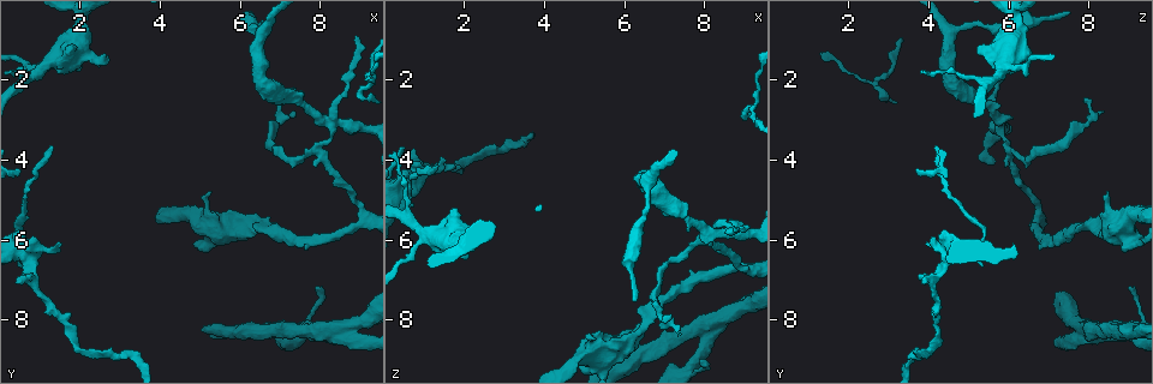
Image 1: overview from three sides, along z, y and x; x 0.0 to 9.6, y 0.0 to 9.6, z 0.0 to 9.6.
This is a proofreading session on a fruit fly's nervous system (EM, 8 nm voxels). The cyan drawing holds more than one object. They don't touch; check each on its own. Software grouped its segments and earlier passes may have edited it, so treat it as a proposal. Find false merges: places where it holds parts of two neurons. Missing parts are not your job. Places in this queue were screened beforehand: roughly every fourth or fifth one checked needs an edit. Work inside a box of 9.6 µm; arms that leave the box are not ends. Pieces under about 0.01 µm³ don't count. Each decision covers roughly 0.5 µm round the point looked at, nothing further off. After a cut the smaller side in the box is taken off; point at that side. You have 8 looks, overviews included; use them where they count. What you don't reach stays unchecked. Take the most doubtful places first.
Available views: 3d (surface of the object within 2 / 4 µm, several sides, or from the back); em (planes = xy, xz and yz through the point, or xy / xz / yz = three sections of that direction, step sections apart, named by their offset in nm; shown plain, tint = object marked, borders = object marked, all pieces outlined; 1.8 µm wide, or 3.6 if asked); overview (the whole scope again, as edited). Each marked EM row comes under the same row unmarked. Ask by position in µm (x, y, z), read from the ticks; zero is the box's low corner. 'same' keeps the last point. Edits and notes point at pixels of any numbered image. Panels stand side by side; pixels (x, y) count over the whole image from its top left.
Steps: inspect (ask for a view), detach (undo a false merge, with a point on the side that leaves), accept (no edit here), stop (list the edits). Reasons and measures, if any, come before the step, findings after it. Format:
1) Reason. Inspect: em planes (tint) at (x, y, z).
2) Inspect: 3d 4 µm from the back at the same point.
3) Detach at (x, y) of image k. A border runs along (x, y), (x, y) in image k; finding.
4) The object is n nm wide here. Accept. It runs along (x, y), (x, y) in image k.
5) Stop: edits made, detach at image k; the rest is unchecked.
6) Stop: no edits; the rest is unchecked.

A fork. Inspect: 3d 4 µm at (8.30, 3.20, 5.80).

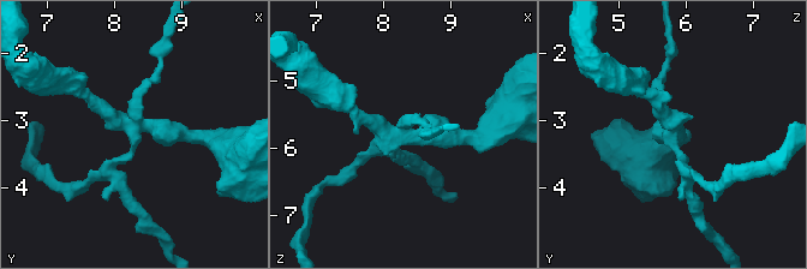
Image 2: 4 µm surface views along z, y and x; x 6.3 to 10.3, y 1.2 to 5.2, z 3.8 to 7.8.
Now the EM. Inspect: em planes (tint) at (8.25, 3.15, 5.80).

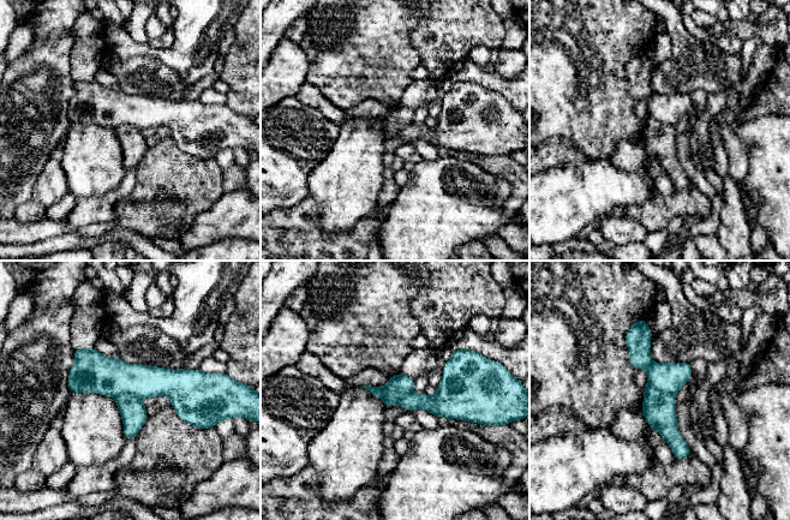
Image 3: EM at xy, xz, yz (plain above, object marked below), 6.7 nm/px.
Detach at (97, 374) of image 3. Two neurons meet here.

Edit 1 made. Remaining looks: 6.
Branch point. Inspect: 3d 2 µm at (8.05, 8.35, 8.35).

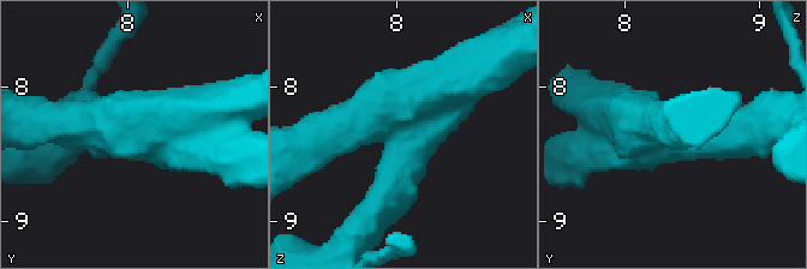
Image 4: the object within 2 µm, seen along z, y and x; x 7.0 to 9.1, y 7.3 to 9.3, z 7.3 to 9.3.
Need the tissue. Inspect: em 3.6 µm planes (tint) at (8.04, 8.34, 8.38).

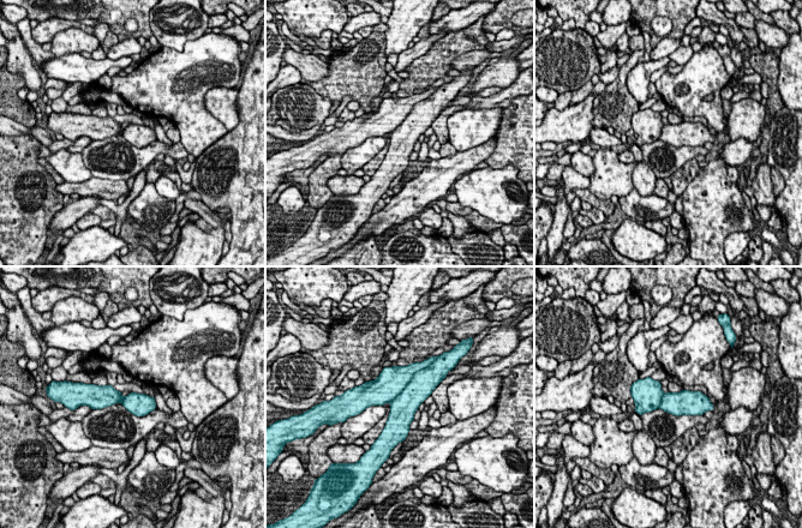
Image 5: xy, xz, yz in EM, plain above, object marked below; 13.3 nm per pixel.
Detach at (424, 382) of image 5. The part that leaves runs along (422, 374), (399, 436) in image 5; a second neuron is stuck on.

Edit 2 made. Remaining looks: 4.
Abrupt turn. Inspect: em xy step 16 (tint) at (9.00, 2.30, 2.80).

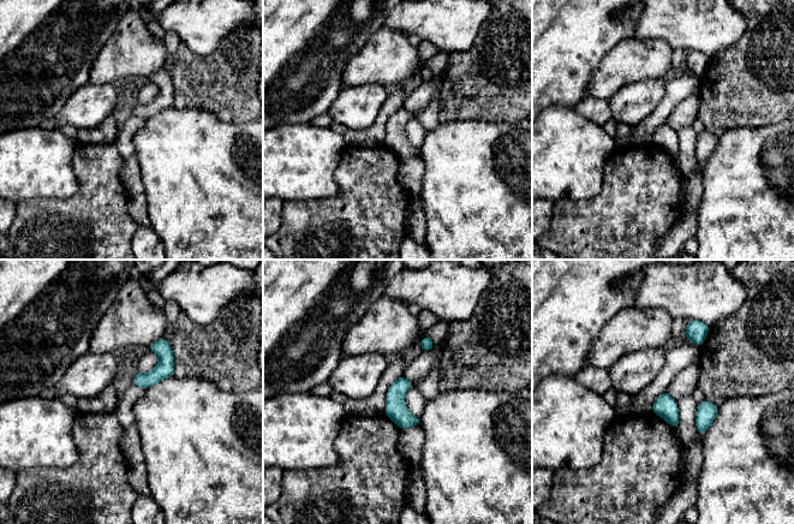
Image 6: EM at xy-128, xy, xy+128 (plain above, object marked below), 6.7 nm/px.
Cut it another way. Inspect: em planes (tint) at the same point.

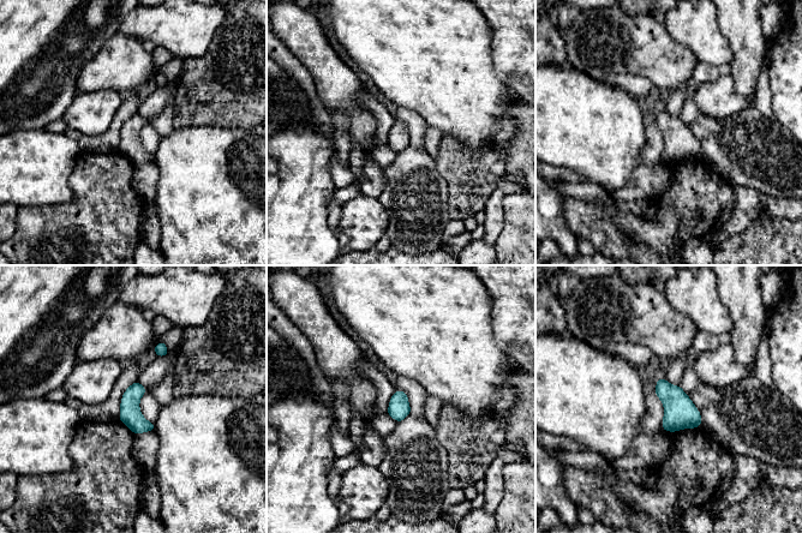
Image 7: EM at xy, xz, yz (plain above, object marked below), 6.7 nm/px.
Accept. All the same neuron.

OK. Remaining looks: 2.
Stop: edits made, detach at image 3, detach at image 5; the rest is unchecked.

